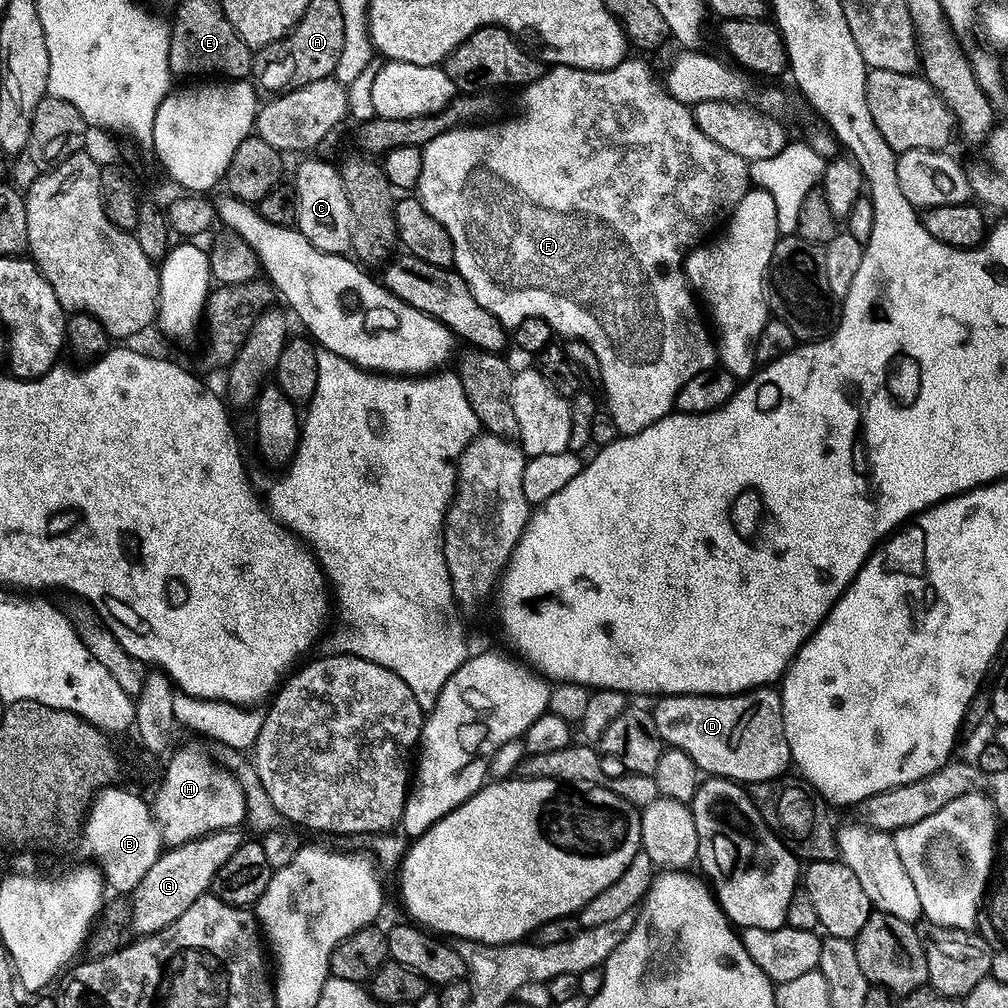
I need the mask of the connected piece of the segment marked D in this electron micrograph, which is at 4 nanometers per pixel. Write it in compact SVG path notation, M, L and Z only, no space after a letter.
M765 686L763 688L754 688L747 692L739 692L736 696L662 696L655 701L656 709L651 709L652 727L657 736L669 749L677 748L684 751L686 755L693 759L696 767L701 773L707 774L712 778L723 778L734 780L744 786L762 784L765 782L779 781L779 776L783 774L792 764L792 751L786 742L786 730L784 729L784 715L782 714L782 702L780 701L779 691L775 687Z

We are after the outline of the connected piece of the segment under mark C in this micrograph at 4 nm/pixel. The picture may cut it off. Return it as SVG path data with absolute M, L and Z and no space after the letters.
M304 160L296 168L295 227L310 243L323 252L347 253L352 246L352 210L340 169L324 160Z

